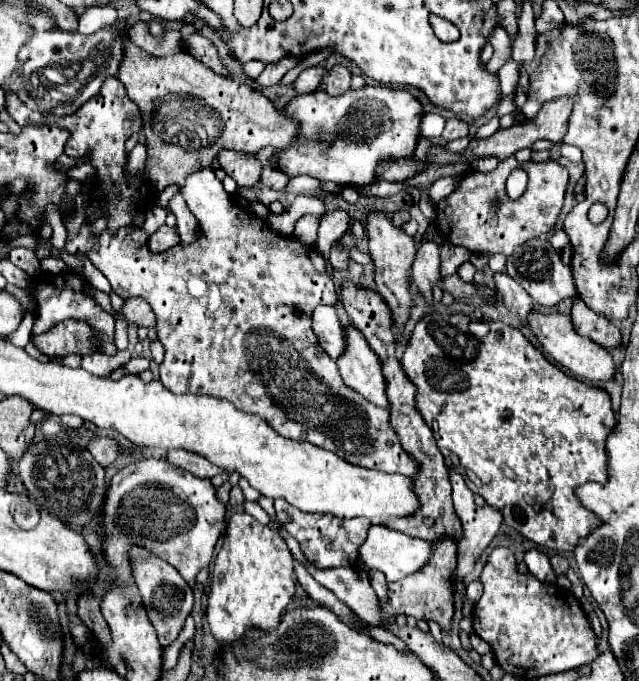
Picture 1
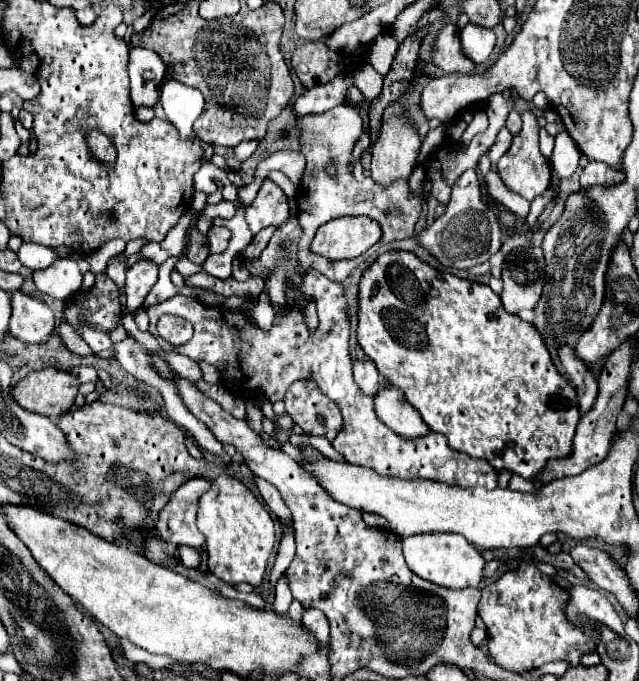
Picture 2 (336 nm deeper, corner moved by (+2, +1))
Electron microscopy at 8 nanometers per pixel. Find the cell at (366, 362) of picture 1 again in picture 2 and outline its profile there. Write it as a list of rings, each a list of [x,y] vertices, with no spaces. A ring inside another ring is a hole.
[[[381,385],[375,401],[377,417],[395,433],[403,437],[421,437],[429,433],[429,427],[421,419],[421,415],[405,401],[405,395],[393,385]]]

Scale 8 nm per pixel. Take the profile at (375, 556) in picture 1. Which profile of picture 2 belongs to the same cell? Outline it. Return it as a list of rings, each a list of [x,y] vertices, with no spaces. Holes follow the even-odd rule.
[[[419,533],[413,537],[405,537],[403,557],[407,567],[413,573],[417,573],[421,579],[427,579],[435,585],[449,587],[449,589],[479,587],[483,565],[485,565],[479,551],[469,541],[465,541],[465,537],[455,533]]]

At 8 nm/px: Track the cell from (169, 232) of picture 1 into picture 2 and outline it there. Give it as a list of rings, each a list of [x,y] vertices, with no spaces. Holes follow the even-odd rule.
[[[139,259],[133,267],[127,269],[127,285],[125,285],[125,293],[127,293],[127,301],[125,301],[125,309],[127,311],[135,311],[143,305],[145,295],[149,293],[149,289],[157,283],[157,263],[151,259]]]

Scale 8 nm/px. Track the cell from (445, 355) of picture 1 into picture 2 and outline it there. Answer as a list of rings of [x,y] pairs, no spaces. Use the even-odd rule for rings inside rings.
[[[387,251],[381,257],[377,257],[377,261],[363,273],[361,283],[359,283],[359,327],[357,327],[357,337],[359,337],[359,345],[365,351],[365,355],[369,359],[375,361],[379,373],[383,375],[383,379],[393,385],[399,387],[405,395],[405,399],[421,413],[423,421],[429,425],[429,429],[433,429],[435,433],[441,433],[447,437],[449,447],[465,453],[473,459],[485,459],[489,461],[489,465],[501,473],[501,471],[509,471],[513,475],[521,475],[527,481],[535,481],[537,475],[545,469],[545,465],[551,459],[565,459],[573,453],[573,437],[575,437],[575,429],[577,423],[581,419],[579,413],[579,401],[577,401],[577,391],[573,389],[573,385],[555,369],[549,351],[539,335],[539,331],[523,321],[519,315],[507,313],[503,309],[501,299],[487,287],[475,281],[467,281],[467,279],[459,279],[455,275],[449,273],[439,273],[437,269],[425,265],[423,261],[419,261],[413,253],[407,251]]]

